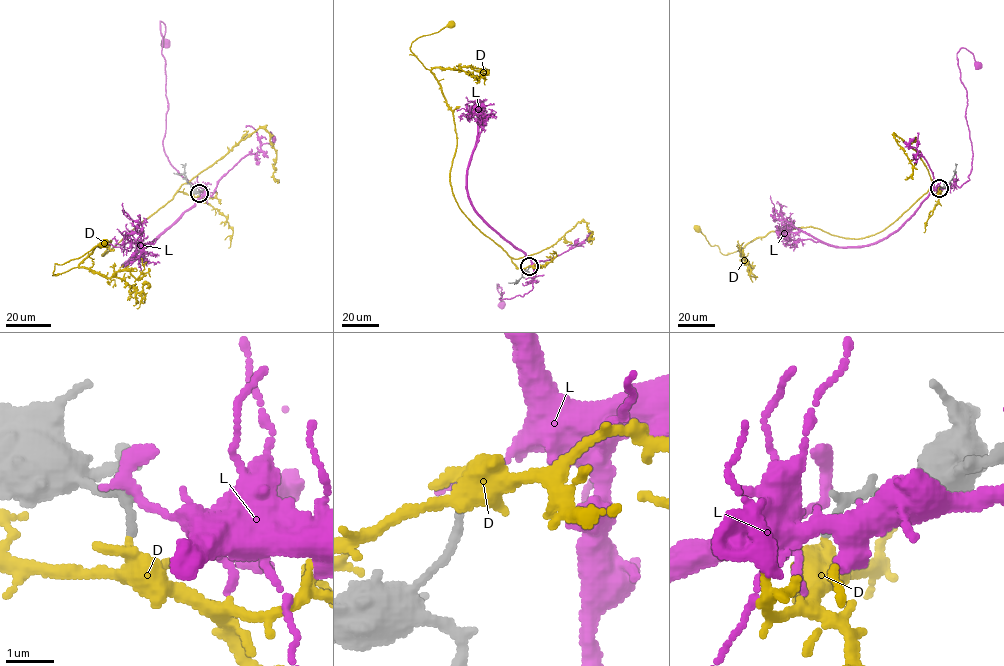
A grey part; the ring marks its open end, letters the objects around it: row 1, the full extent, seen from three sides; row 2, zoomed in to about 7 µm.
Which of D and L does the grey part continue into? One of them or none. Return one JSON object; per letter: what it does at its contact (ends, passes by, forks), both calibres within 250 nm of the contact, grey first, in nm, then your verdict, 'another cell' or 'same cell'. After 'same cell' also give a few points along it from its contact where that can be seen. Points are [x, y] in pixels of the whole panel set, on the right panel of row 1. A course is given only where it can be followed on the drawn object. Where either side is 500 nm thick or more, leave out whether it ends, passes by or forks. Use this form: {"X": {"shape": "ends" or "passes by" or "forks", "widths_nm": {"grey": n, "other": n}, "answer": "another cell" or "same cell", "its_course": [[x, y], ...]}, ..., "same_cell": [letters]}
{"D": {"shape": "passes by", "widths_nm": {"grey": 180, "other": 300}, "answer": "another cell"}, "L": {"shape": "ends", "widths_nm": {"grey": 240, "other": 320}, "answer": "another cell"}, "same_cell": []}

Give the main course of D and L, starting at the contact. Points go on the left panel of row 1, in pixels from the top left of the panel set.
D: (199, 195), (177, 192), (103, 256), (110, 241), (96, 246), (77, 267), (53, 274), (55, 264), (104, 244)
L: (199, 193), (205, 194), (181, 175), (164, 151), (162, 140), (168, 104), (160, 21), (165, 25), (165, 43)

